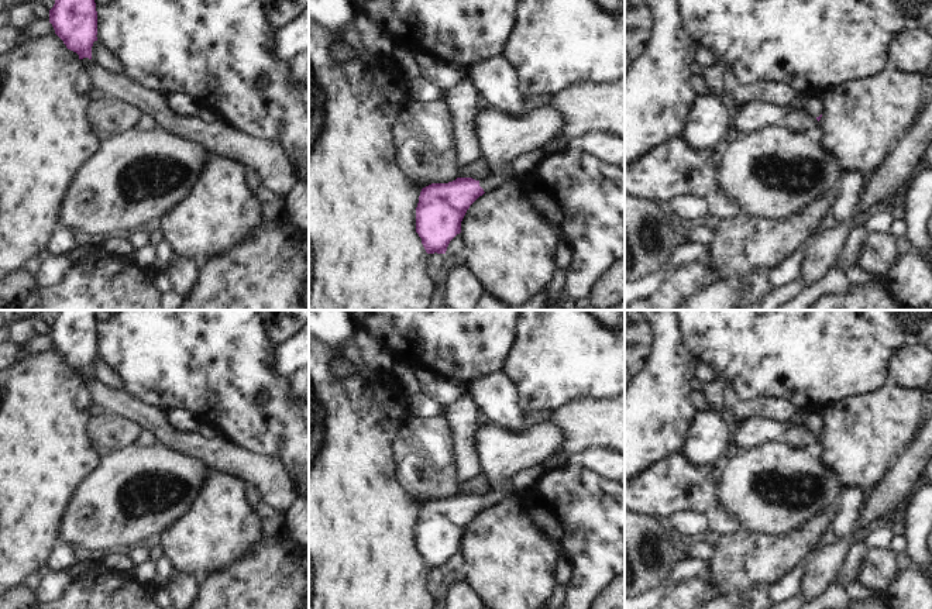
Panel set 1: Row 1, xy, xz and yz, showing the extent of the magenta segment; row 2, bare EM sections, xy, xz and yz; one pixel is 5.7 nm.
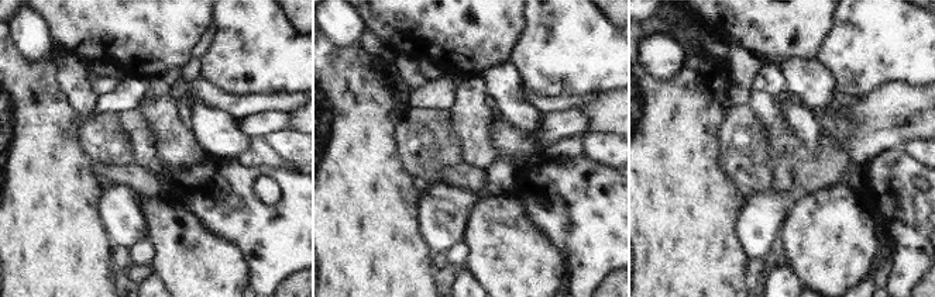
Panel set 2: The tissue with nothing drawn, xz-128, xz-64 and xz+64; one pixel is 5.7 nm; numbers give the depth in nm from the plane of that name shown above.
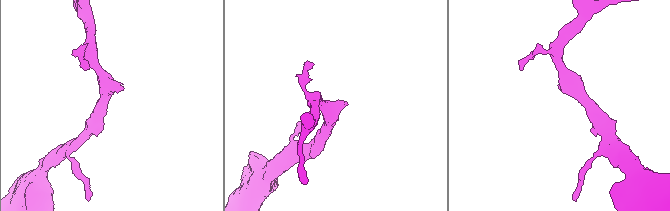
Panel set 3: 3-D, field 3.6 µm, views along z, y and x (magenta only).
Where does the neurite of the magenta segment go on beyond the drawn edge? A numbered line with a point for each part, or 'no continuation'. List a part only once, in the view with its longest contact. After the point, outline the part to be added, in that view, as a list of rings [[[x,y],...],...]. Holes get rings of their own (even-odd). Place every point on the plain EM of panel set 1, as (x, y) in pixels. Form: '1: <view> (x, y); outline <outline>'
1: xz (502, 457); outline [[[485,420],[478,423],[474,445],[488,485],[488,493],[479,496],[484,508],[491,508],[515,493],[517,486],[513,479],[546,462],[560,441],[557,429],[540,420],[530,420],[529,427],[520,434],[510,434]]]

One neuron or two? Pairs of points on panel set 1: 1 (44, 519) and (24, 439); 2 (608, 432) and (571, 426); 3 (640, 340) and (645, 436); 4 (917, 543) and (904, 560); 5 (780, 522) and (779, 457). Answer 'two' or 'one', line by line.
1: one
2: one
3: one
4: two
5: one

